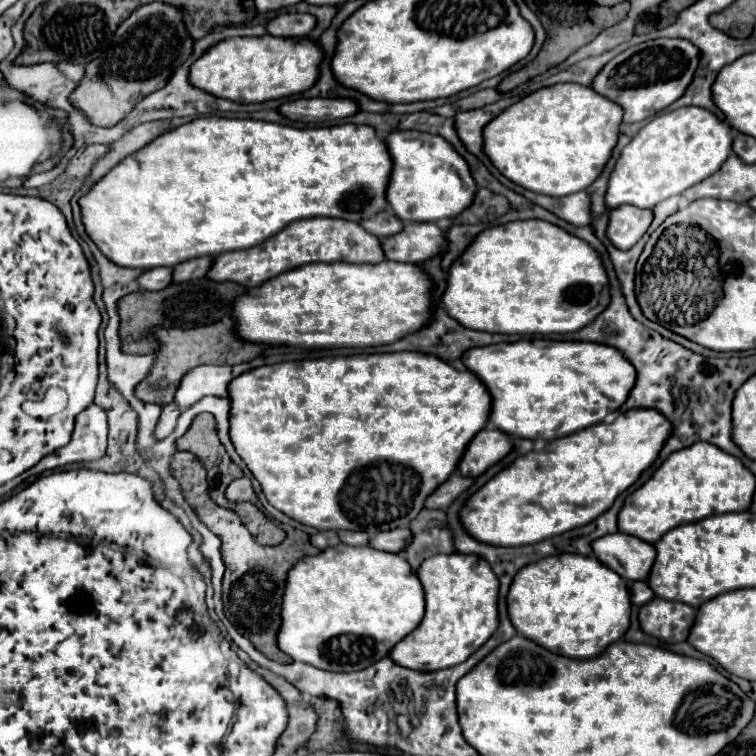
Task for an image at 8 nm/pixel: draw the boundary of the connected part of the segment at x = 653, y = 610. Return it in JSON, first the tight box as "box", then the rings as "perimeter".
{"box":[639,597,695,643],"perimeter":[[[659,597],[639,609],[641,629],[667,643],[685,641],[689,637],[691,627],[695,625],[695,617],[695,607],[679,601],[665,601]]]}

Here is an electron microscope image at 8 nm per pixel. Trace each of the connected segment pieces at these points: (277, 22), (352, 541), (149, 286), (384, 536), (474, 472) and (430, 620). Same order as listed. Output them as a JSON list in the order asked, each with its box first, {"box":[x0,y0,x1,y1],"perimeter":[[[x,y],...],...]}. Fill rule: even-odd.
[{"box":[267,13,317,37],"perimeter":[[[283,13],[267,23],[267,31],[275,37],[305,37],[317,19],[309,13]]]},{"box":[339,531,369,545],"perimeter":[[[339,531],[339,537],[347,545],[369,545],[369,535],[361,531]]]},{"box":[141,267,173,291],"perimeter":[[[161,267],[161,269],[149,269],[141,275],[141,287],[145,291],[161,291],[173,283],[173,269]]]},{"box":[371,529,413,553],"perimeter":[[[393,529],[389,533],[379,533],[377,537],[373,537],[371,539],[371,547],[379,549],[379,551],[399,553],[409,545],[411,537],[413,537],[411,529]]]},{"box":[459,429,511,477],"perimeter":[[[483,429],[469,443],[467,453],[459,463],[459,473],[465,477],[479,477],[491,465],[501,461],[511,451],[511,439],[499,429]]]},{"box":[389,553,499,671],"perimeter":[[[463,553],[425,559],[417,569],[417,577],[425,589],[425,617],[413,633],[391,649],[389,657],[401,667],[417,671],[437,671],[463,663],[499,625],[499,579],[483,557]]]}]

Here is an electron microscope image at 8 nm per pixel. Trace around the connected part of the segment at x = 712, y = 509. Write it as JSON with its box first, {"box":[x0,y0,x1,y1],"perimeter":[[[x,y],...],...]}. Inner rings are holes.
{"box":[619,443,755,543],"perimeter":[[[697,443],[675,455],[671,453],[647,483],[625,499],[619,513],[619,531],[655,543],[673,527],[701,521],[717,513],[747,511],[753,493],[755,477],[737,457],[711,443]]]}

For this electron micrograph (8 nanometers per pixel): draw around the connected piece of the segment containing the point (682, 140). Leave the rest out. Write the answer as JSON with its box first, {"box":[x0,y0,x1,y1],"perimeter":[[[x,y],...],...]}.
{"box":[607,107,733,209],"perimeter":[[[681,107],[657,115],[623,149],[607,187],[607,207],[615,209],[633,203],[641,209],[655,207],[671,195],[679,195],[691,185],[713,175],[731,155],[733,129],[703,107]]]}

